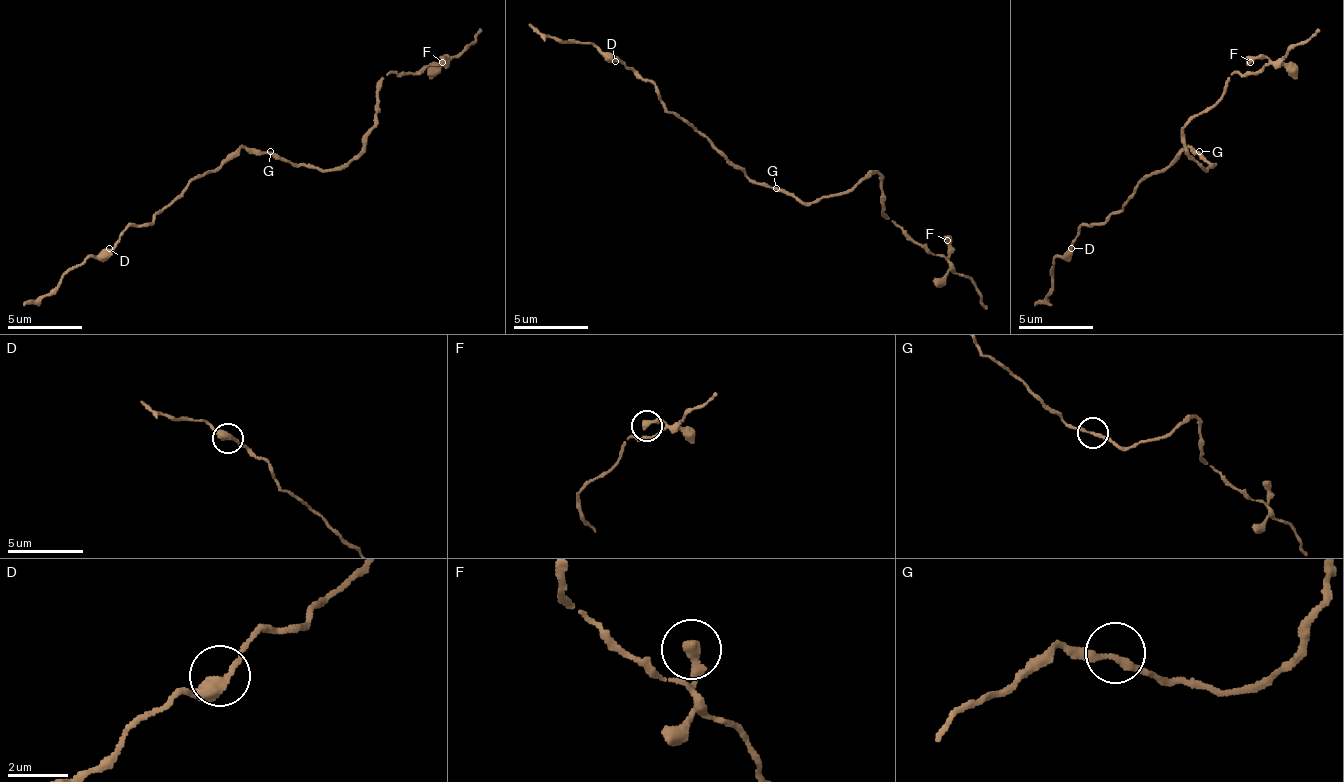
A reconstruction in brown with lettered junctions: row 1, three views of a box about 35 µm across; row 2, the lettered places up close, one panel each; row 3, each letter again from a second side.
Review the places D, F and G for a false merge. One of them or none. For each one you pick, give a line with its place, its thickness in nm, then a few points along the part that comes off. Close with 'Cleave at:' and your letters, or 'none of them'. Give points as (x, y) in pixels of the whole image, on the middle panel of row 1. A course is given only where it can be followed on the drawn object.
Cleave at: none of them

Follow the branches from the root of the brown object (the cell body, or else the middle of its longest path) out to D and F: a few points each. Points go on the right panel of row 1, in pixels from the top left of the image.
D: (1199, 154), (1187, 147), (1161, 169), (1154, 169), (1116, 214), (1082, 226), (1071, 248)
F: (1199, 154), (1214, 166), (1206, 169), (1184, 147), (1184, 128), (1217, 102), (1236, 72), (1266, 64), (1251, 61)

